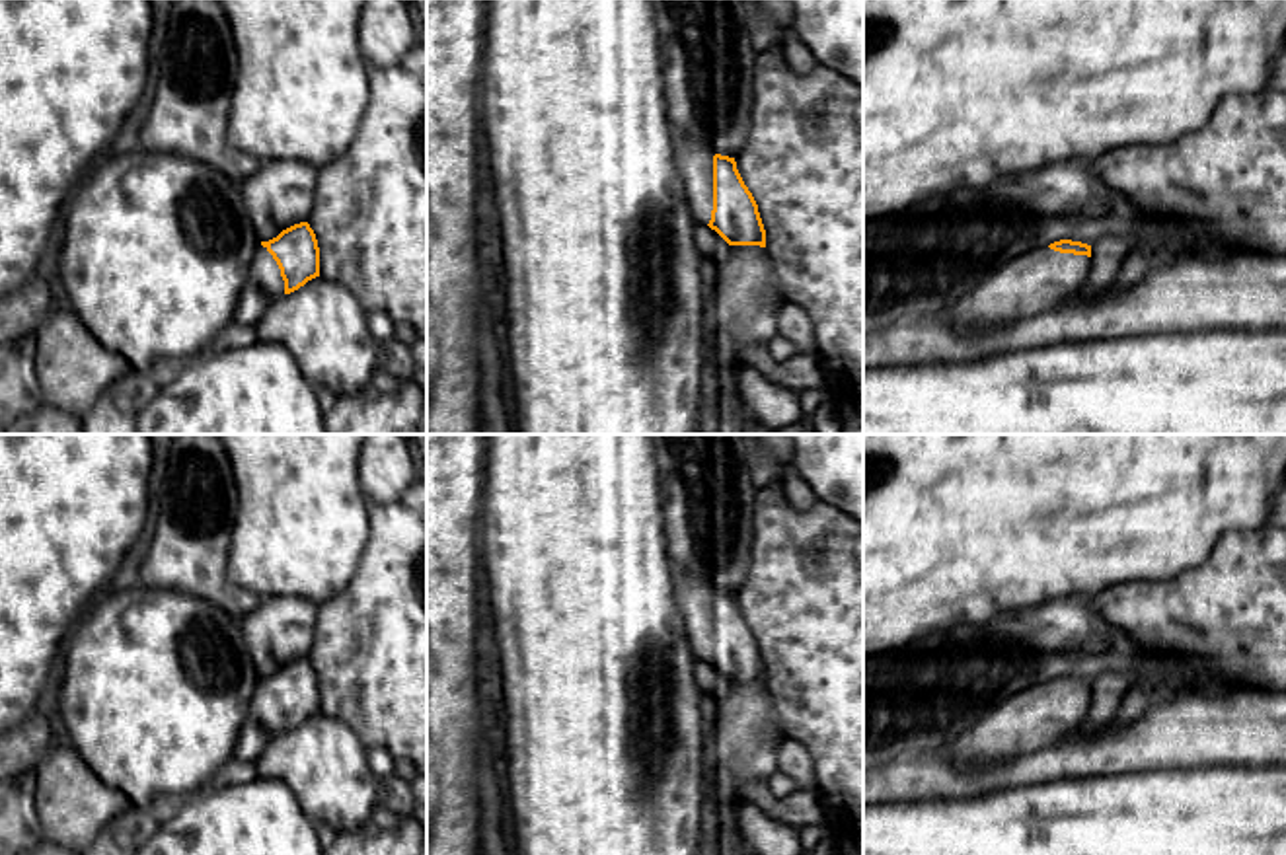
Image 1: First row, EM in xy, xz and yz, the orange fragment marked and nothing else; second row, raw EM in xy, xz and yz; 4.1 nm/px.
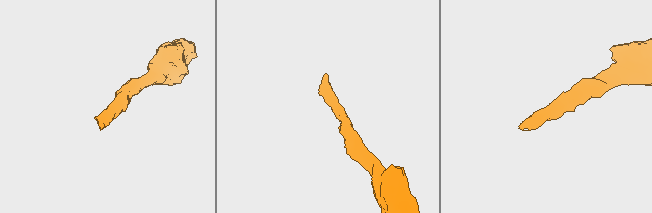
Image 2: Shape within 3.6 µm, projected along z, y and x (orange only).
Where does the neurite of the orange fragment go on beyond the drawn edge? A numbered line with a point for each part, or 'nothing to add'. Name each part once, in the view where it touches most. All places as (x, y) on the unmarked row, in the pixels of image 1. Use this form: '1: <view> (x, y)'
1: xz (694, 594)

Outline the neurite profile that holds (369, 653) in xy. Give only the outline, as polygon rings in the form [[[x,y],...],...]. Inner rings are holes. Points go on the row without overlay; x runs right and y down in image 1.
[[[421,475],[397,501],[368,501],[368,539],[359,559],[351,582],[331,600],[318,608],[314,645],[308,660],[316,670],[320,684],[320,713],[341,719],[360,740],[366,750],[384,748],[396,760],[413,762],[419,775],[427,777],[427,477]]]

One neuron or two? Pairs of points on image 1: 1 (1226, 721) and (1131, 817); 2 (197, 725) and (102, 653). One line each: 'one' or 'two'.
1: two
2: one

